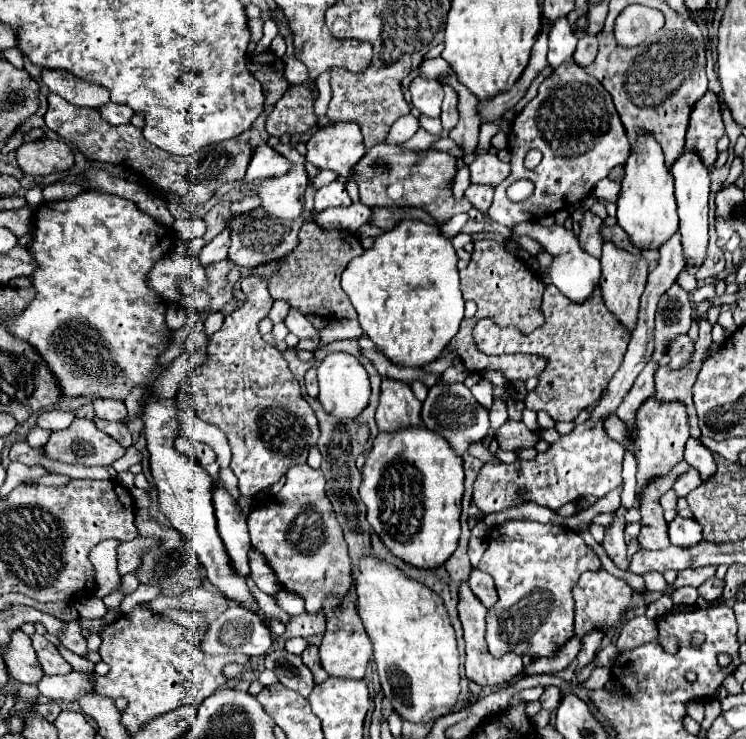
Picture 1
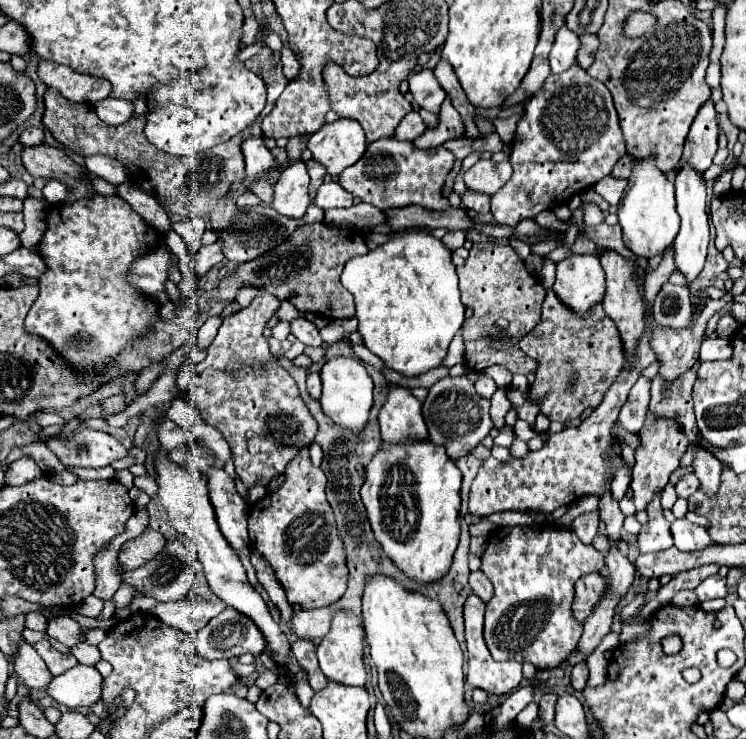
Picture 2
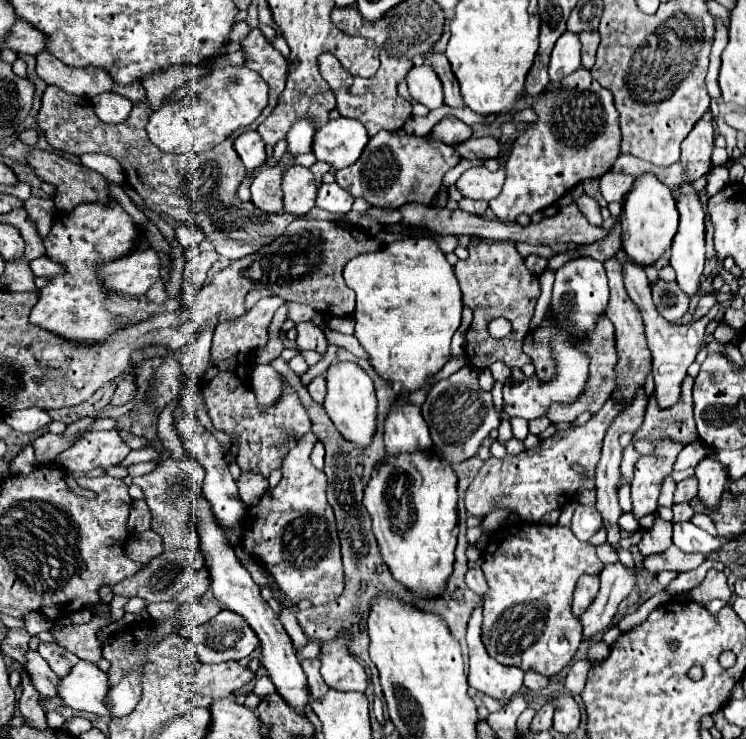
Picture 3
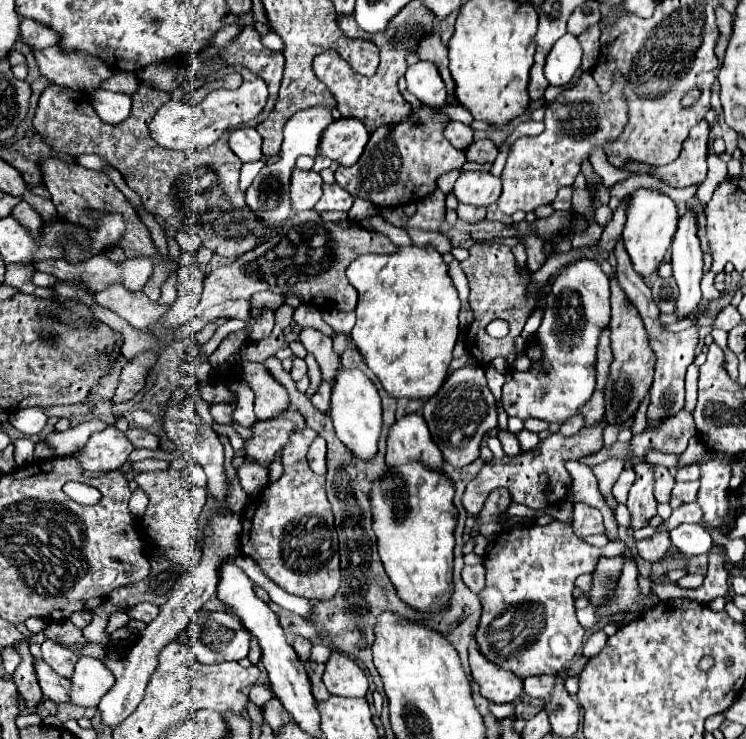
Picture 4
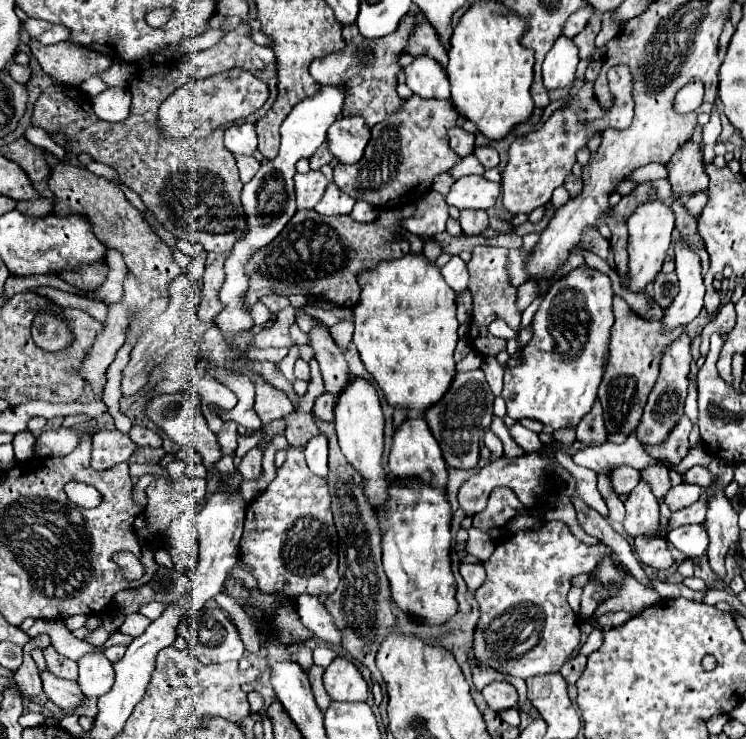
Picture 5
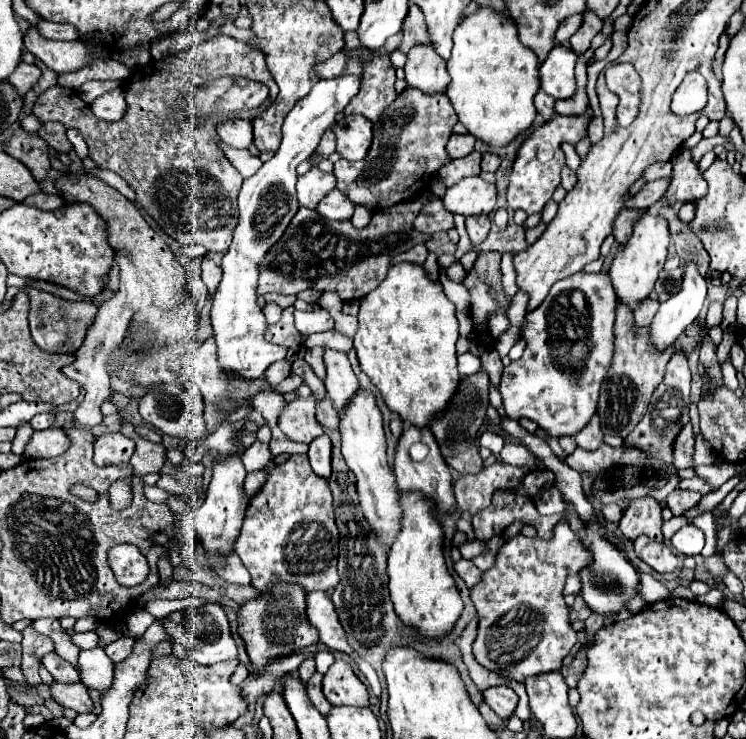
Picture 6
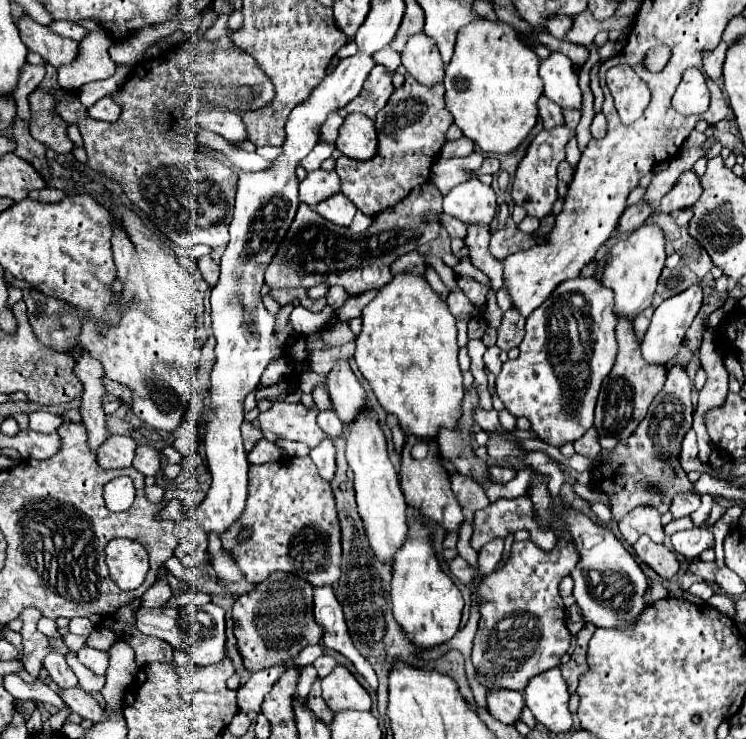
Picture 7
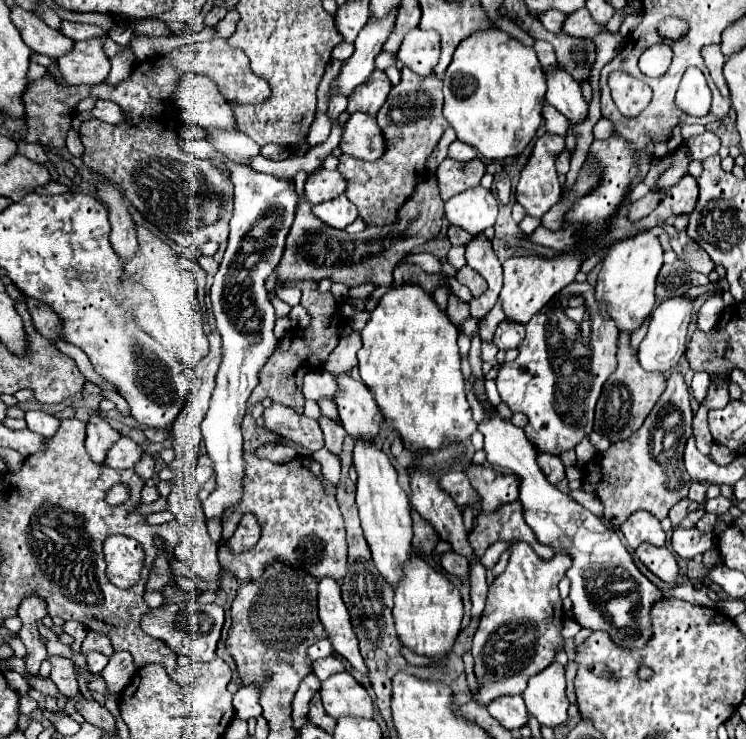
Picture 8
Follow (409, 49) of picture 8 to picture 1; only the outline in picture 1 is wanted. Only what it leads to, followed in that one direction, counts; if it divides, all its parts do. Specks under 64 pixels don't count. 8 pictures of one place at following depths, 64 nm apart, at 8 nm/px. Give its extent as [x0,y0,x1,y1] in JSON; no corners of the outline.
[410,78,444,118]

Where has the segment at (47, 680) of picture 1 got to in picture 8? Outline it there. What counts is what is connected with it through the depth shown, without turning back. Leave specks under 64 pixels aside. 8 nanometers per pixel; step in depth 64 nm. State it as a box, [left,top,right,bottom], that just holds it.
[84,652,108,674]

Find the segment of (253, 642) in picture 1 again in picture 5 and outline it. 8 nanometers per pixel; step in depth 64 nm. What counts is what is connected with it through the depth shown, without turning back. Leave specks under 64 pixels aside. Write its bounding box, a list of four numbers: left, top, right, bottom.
[178,608,244,664]

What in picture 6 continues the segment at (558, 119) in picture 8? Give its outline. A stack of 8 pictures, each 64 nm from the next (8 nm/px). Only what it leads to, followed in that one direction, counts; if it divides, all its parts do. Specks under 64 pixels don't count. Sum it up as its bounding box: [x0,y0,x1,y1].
[534,90,554,120]

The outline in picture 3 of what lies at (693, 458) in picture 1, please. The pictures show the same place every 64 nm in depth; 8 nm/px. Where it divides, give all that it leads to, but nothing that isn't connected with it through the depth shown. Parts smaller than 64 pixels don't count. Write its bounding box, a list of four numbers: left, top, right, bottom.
[696,456,728,506]

